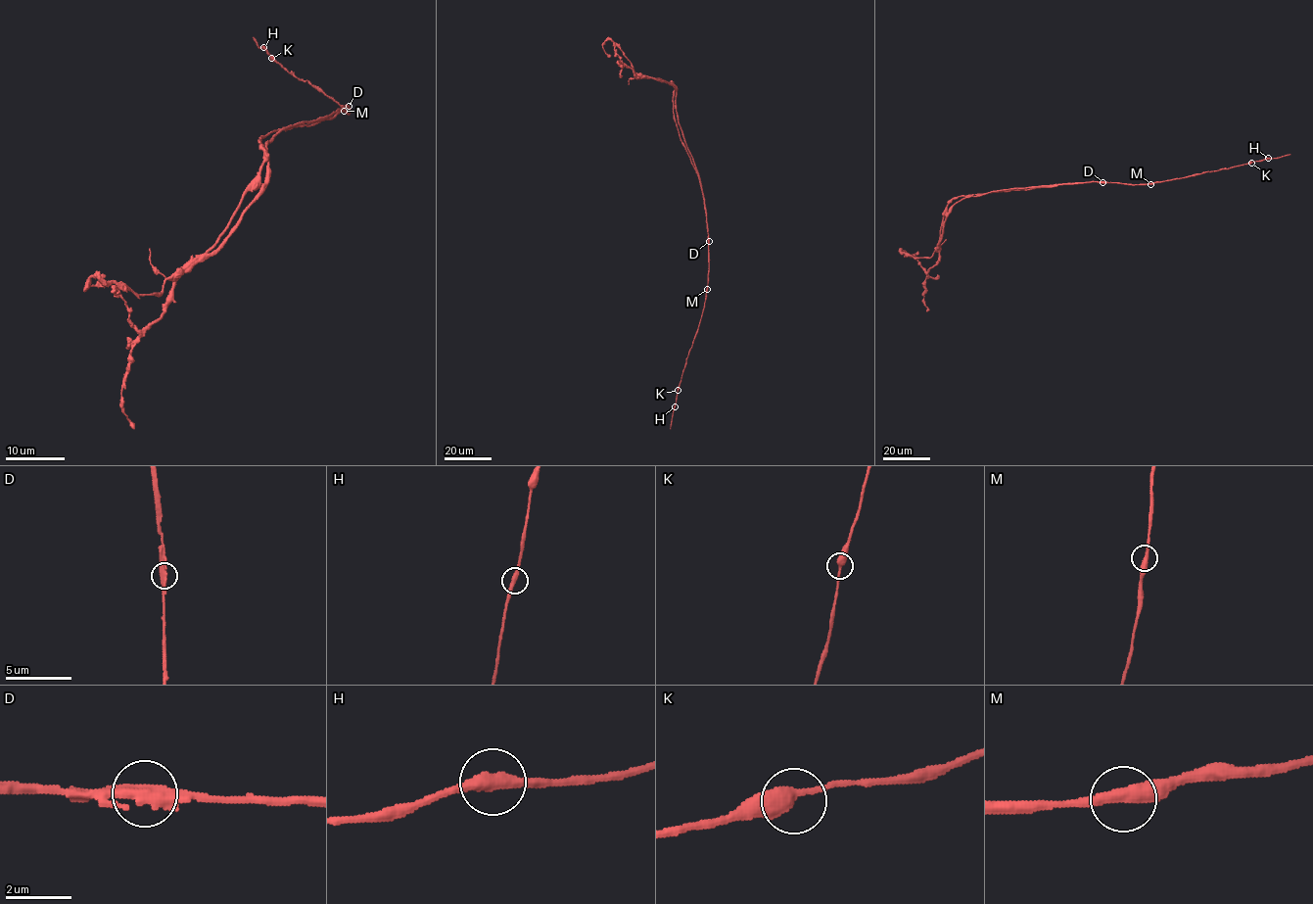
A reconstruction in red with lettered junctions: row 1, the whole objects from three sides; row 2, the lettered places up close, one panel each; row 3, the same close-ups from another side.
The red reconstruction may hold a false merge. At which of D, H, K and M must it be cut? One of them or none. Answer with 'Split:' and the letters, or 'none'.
Split: D

